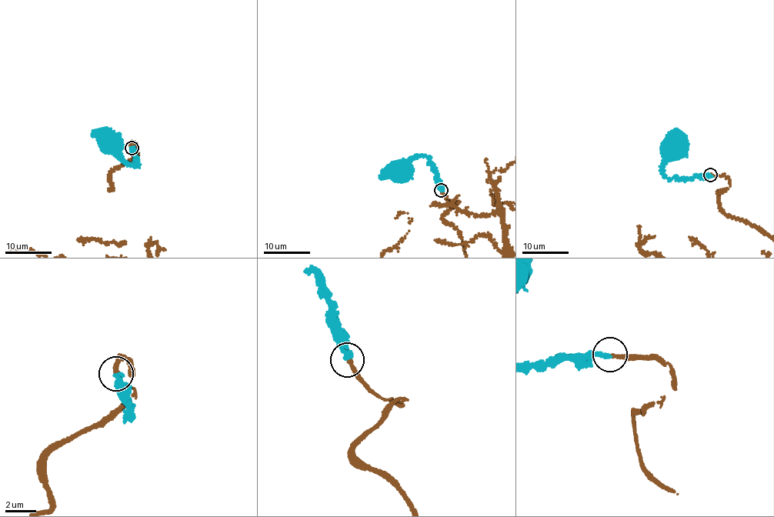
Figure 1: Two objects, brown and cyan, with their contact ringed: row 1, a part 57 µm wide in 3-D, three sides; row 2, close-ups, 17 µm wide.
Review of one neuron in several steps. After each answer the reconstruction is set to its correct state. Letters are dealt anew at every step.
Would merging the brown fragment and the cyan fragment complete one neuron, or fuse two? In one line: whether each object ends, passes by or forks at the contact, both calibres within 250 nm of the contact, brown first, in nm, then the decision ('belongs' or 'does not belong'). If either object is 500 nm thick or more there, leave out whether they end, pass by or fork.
brown ends there; cyan ends there; 240 nm thick on the brown side, 320 nm on the other; belongs

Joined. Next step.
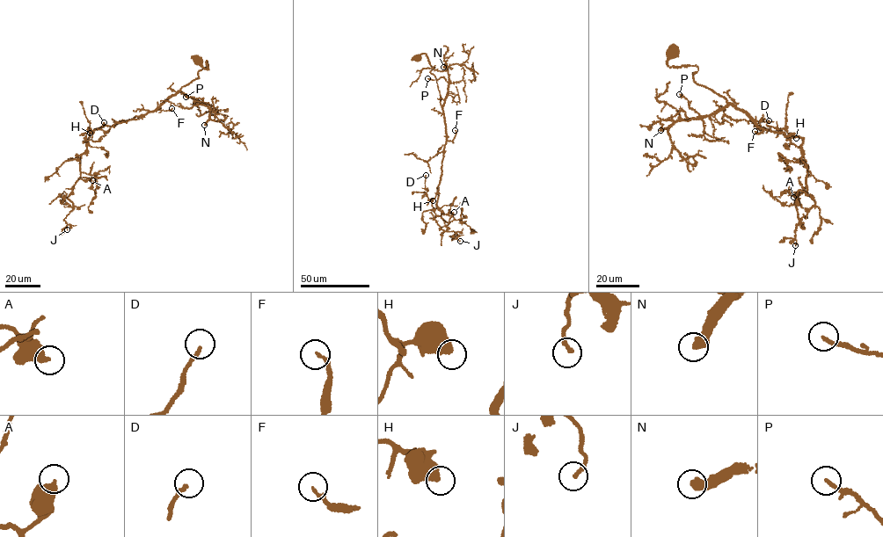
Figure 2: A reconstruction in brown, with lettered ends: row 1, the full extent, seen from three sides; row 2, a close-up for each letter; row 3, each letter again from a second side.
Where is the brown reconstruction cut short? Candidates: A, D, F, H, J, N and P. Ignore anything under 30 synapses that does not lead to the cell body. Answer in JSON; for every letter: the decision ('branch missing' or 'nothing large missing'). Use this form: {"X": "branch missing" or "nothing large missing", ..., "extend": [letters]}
{"A": "nothing large missing", "D": "nothing large missing", "F": "nothing large missing", "H": "nothing large missing", "J": "nothing large missing", "N": "branch missing", "P": "branch missing", "extend": ["N", "P"]}

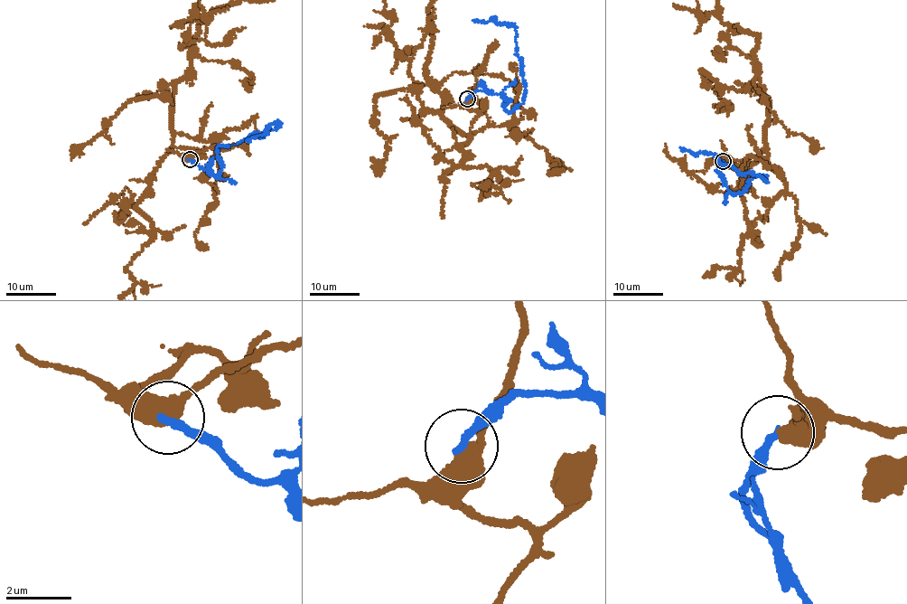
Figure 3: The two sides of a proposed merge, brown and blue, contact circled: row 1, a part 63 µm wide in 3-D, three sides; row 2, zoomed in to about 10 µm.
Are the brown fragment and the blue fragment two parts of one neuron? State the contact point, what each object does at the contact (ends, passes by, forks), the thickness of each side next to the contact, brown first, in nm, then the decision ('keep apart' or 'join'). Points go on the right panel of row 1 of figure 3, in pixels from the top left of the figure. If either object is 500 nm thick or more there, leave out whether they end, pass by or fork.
at (723, 161); brown passes by; blue ends there; 480 nm thick on the brown side, 240 nm on the other; keep apart

